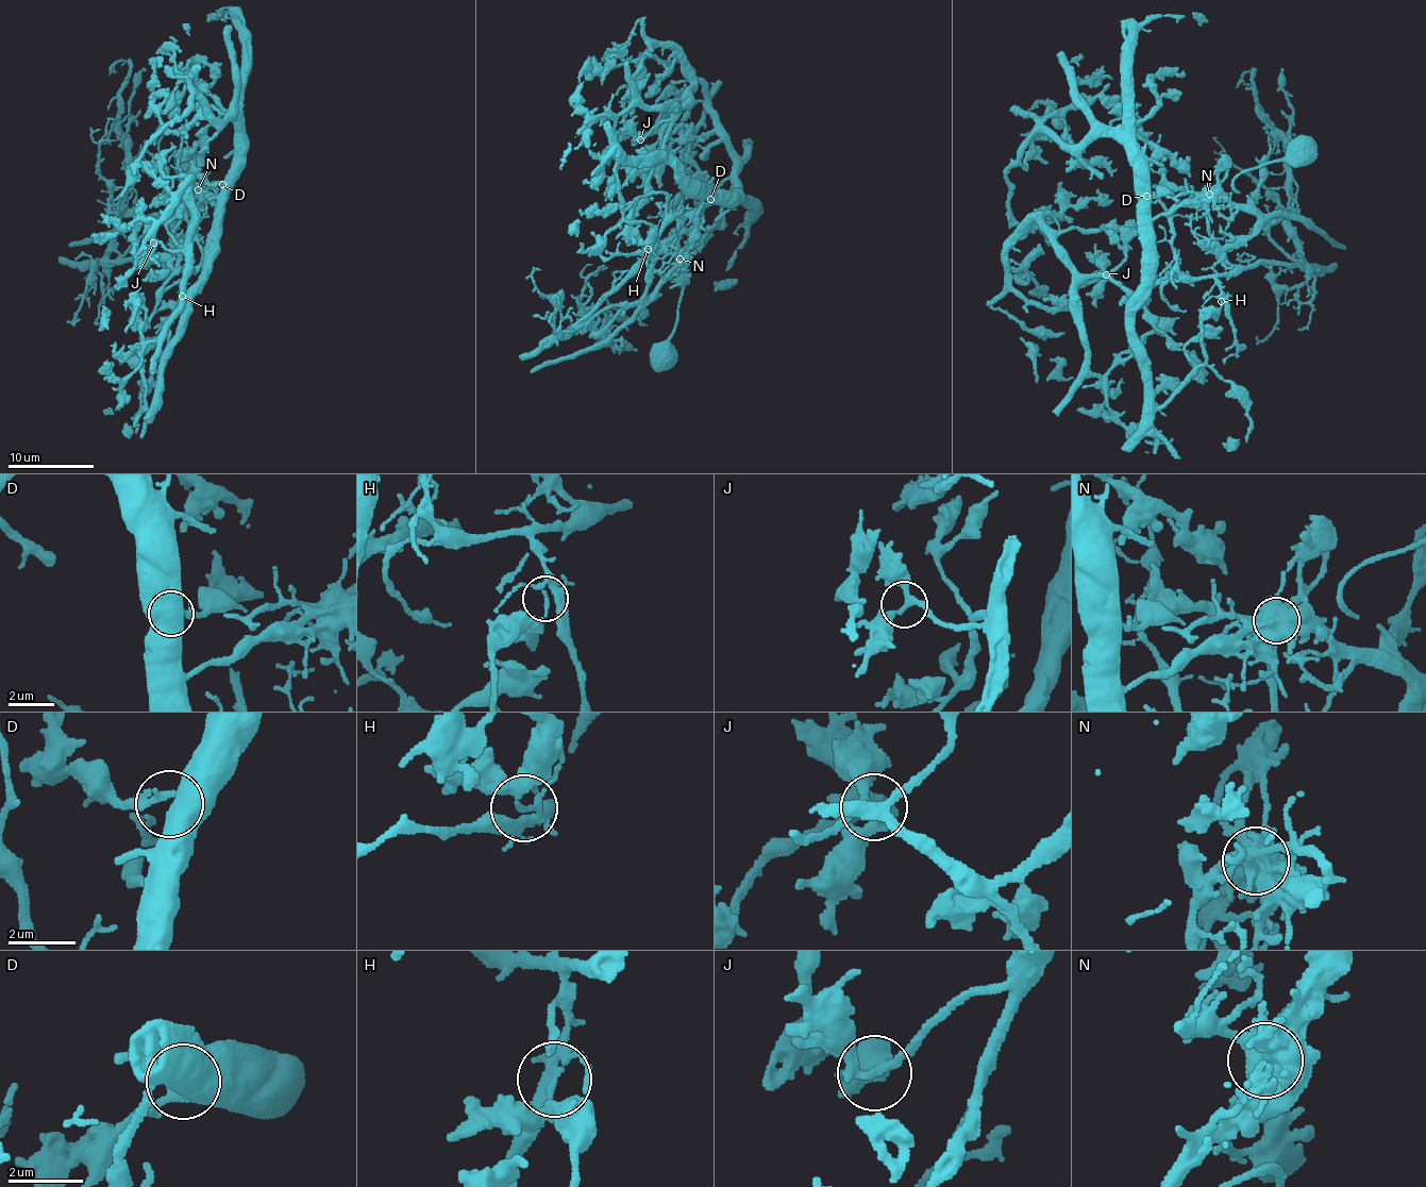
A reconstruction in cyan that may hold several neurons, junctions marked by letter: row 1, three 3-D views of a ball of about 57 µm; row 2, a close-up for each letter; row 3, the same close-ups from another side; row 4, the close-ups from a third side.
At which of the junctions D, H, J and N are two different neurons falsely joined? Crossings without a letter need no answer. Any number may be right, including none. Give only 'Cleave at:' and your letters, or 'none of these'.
Cleave at: H, N

